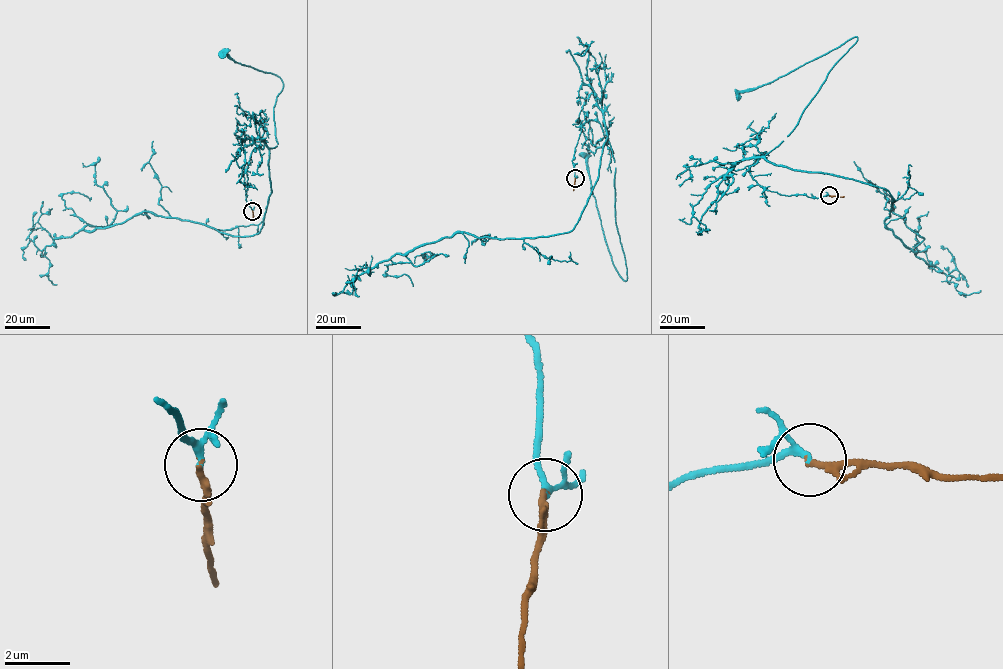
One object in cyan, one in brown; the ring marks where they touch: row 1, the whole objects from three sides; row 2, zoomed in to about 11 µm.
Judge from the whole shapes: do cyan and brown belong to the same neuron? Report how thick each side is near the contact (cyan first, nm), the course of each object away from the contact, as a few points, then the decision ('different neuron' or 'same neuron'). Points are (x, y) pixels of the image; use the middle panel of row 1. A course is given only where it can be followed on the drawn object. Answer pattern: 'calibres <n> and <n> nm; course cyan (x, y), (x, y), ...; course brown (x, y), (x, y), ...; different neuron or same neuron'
calibres 170 and 240 nm; course cyan (575, 178), (581, 125), (597, 120), (607, 138), (575, 227), (454, 233), (401, 254), (437, 255), (414, 263); course brown (575, 178), (573, 190); same neuron

